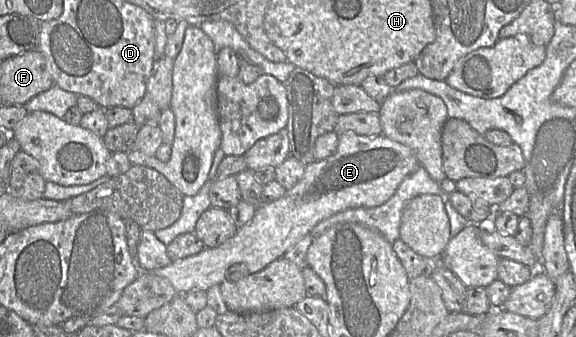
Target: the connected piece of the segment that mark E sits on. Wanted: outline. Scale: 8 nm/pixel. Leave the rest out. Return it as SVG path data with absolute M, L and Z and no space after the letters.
M346 131L340 134L334 155L307 165L302 179L293 188L278 200L258 207L253 218L238 228L232 238L218 247L204 248L196 255L172 261L149 273L169 280L179 295L221 285L228 268L235 263L245 263L250 274L256 273L283 257L322 220L347 209L384 204L400 183L420 166L412 149L383 134L365 136Z

